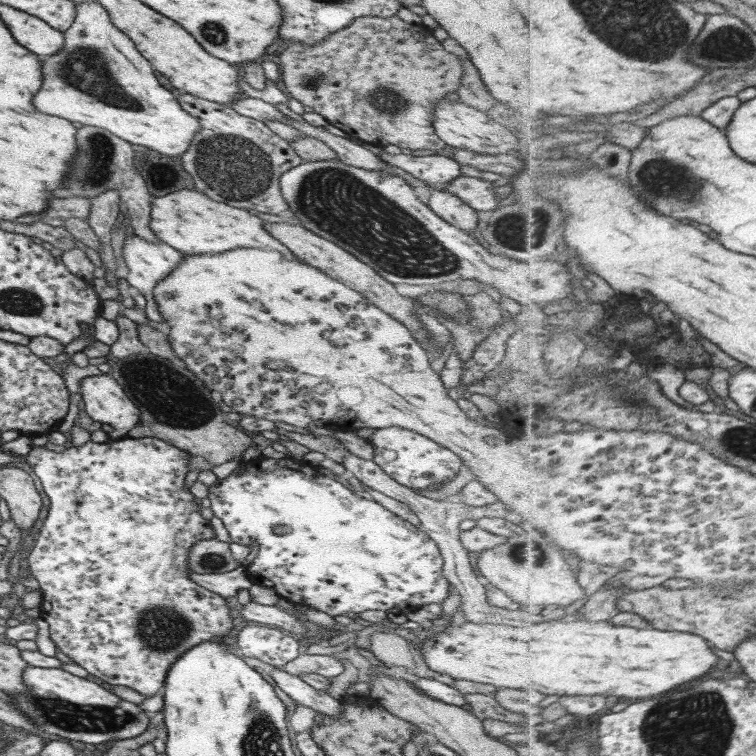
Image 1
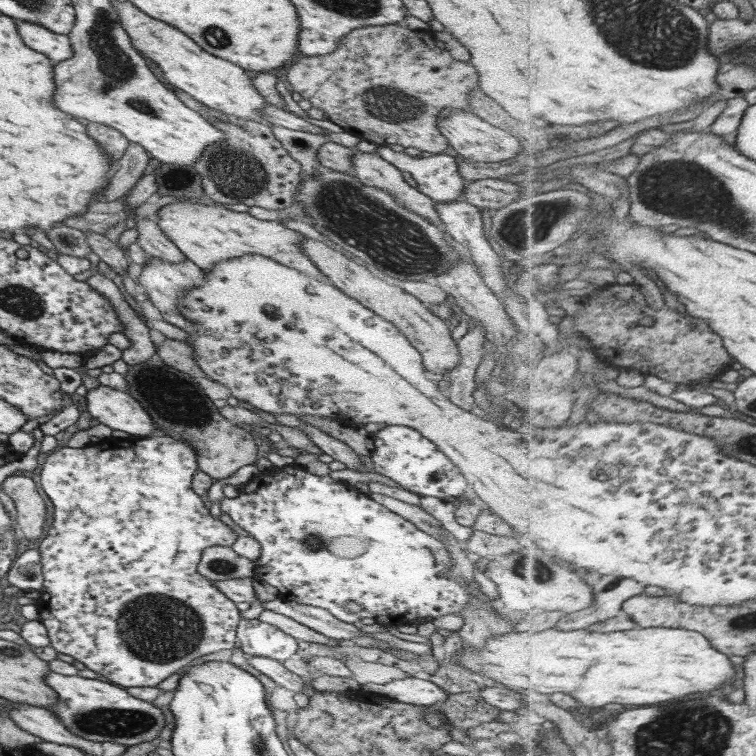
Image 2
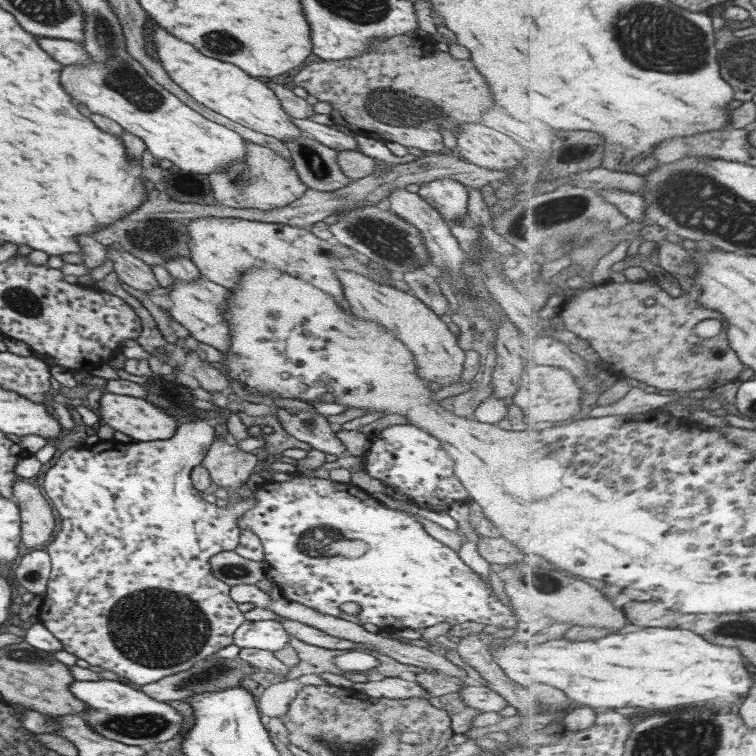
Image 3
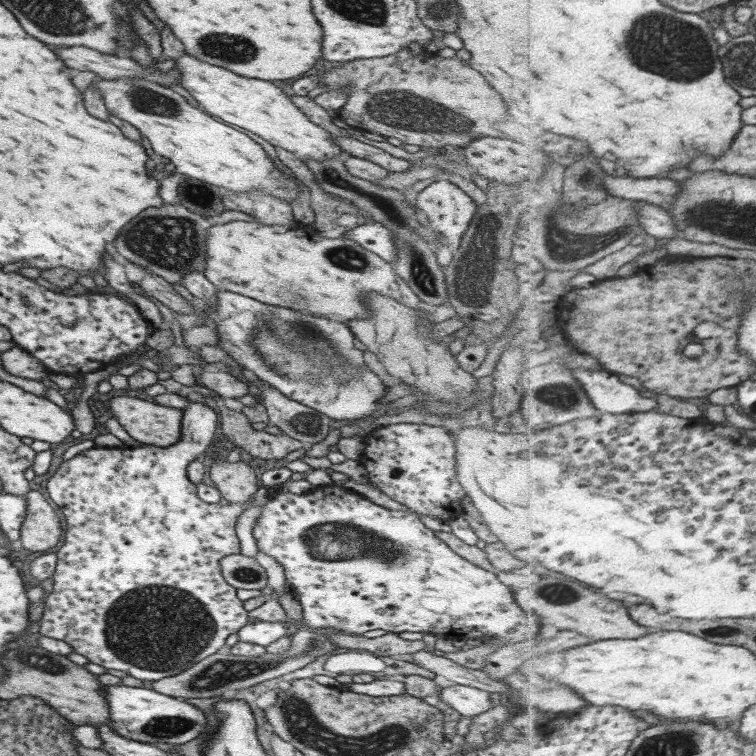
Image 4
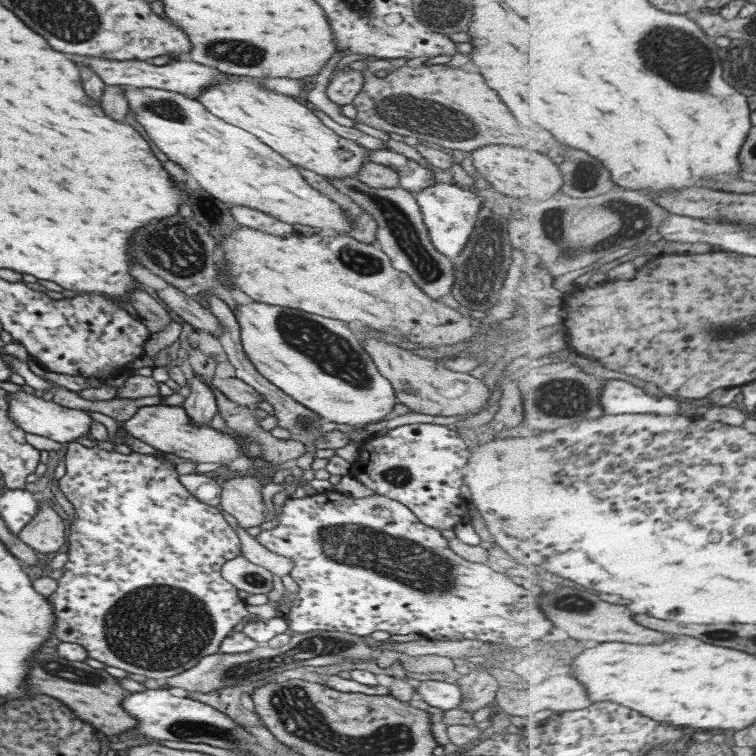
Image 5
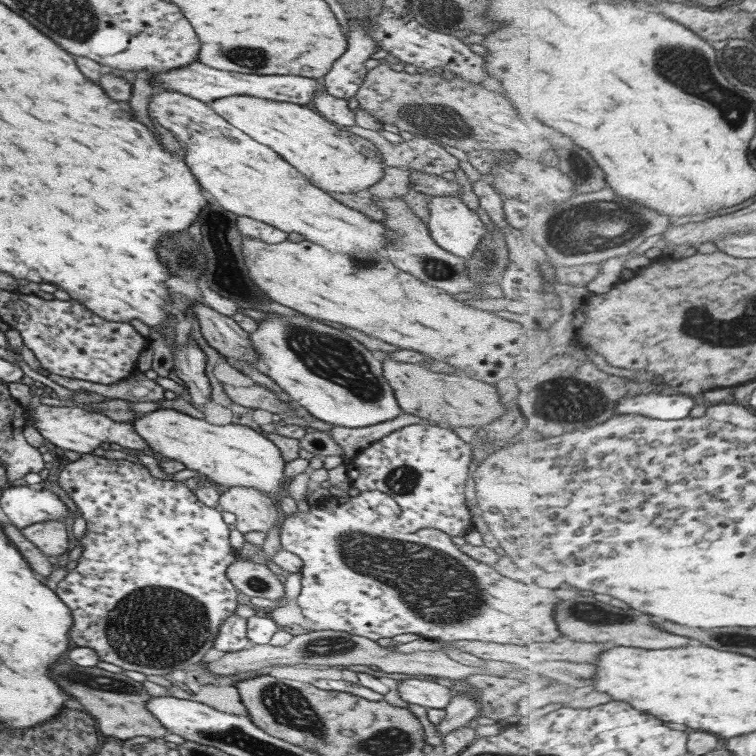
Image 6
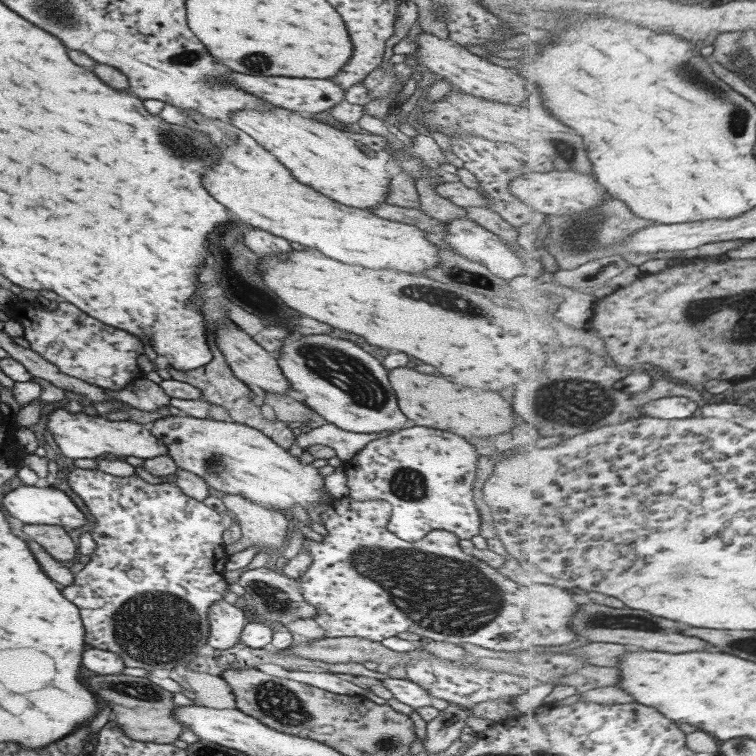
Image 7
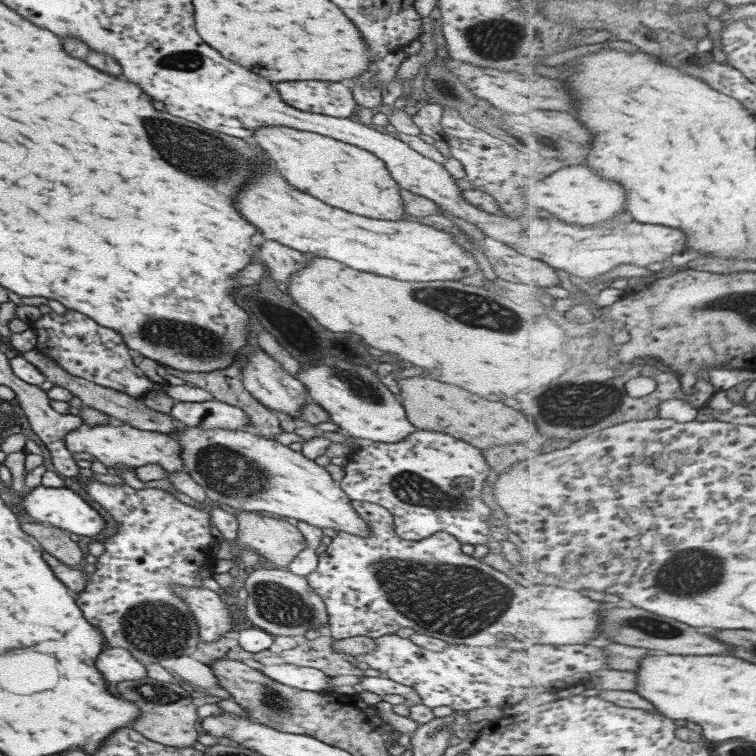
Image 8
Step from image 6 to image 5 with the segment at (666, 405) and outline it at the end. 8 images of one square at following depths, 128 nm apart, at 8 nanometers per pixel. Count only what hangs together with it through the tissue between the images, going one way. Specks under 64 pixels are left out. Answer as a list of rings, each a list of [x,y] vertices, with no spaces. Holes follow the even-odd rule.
[[[609,380],[601,394],[601,405],[606,415],[619,414],[659,414],[661,416],[679,416],[679,402],[672,396],[651,396],[644,388],[631,382]]]

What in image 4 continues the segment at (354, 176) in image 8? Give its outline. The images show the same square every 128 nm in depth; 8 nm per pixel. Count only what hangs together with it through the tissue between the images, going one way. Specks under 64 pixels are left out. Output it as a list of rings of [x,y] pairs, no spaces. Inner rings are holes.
[[[185,52],[176,59],[174,66],[178,72],[178,83],[187,90],[199,108],[213,118],[252,132],[273,147],[292,152],[299,160],[322,161],[331,157],[342,160],[349,156],[338,148],[334,135],[319,124],[313,124],[289,100],[287,92],[279,83],[239,76],[225,68],[211,66]]]

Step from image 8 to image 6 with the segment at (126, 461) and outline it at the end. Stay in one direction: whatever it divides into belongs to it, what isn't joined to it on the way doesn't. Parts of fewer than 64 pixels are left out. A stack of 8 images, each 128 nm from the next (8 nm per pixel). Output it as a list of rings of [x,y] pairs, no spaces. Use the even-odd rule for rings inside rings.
[[[37,395],[33,396],[31,402],[23,408],[29,413],[29,417],[33,419],[33,428],[37,429],[43,439],[47,439],[49,443],[57,446],[57,448],[65,450],[67,454],[91,454],[101,443],[114,443],[131,453],[142,452],[149,448],[149,446],[145,445],[145,441],[141,439],[141,436],[134,431],[132,422],[129,421],[117,423],[103,414],[84,412],[81,408],[75,406],[71,408],[45,406],[45,404],[39,402]]]

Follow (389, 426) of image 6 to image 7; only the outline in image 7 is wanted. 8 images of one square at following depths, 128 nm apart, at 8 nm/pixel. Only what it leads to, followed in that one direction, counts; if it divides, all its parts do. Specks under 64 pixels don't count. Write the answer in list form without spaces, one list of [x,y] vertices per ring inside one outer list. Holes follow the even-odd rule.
[[[325,422],[324,425],[312,428],[307,433],[301,432],[294,438],[294,444],[304,450],[313,444],[327,446],[335,452],[335,457],[343,462],[351,459],[371,440],[387,435],[387,431],[378,433],[347,432]]]

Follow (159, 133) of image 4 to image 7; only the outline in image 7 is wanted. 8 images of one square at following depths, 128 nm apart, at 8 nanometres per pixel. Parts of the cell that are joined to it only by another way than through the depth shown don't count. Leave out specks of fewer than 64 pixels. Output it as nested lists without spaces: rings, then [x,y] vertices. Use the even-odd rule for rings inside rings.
[[[165,103],[158,115],[169,124],[180,124],[208,136],[218,159],[214,165],[202,175],[201,182],[205,190],[227,210],[231,210],[238,221],[249,226],[270,232],[287,242],[298,242],[303,247],[314,248],[322,255],[329,256],[339,262],[365,268],[389,269],[404,273],[424,274],[425,269],[438,265],[438,248],[425,237],[426,233],[413,225],[389,221],[373,215],[369,211],[345,206],[302,185],[293,179],[285,168],[270,152],[259,146],[249,135],[235,126],[215,119],[206,119],[199,113],[180,111],[177,107]]]

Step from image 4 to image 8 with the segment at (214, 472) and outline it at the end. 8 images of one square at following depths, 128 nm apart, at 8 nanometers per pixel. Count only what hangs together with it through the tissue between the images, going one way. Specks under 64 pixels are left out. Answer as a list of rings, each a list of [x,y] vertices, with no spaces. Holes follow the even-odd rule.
[[[241,511],[237,514],[236,522],[237,534],[234,543],[218,543],[219,548],[215,555],[218,560],[234,559],[236,548],[242,546],[254,550],[258,556],[263,556],[263,558],[273,562],[278,568],[286,568],[295,555],[305,546],[303,537],[295,526],[291,526],[285,520],[271,518],[268,514]]]

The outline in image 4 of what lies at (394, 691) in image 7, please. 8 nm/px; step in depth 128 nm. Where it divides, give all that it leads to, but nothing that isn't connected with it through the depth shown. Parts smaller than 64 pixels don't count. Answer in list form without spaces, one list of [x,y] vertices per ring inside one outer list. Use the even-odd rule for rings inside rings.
[[[455,684],[440,688],[439,698],[462,717],[473,717],[491,708],[489,693],[473,687]]]

